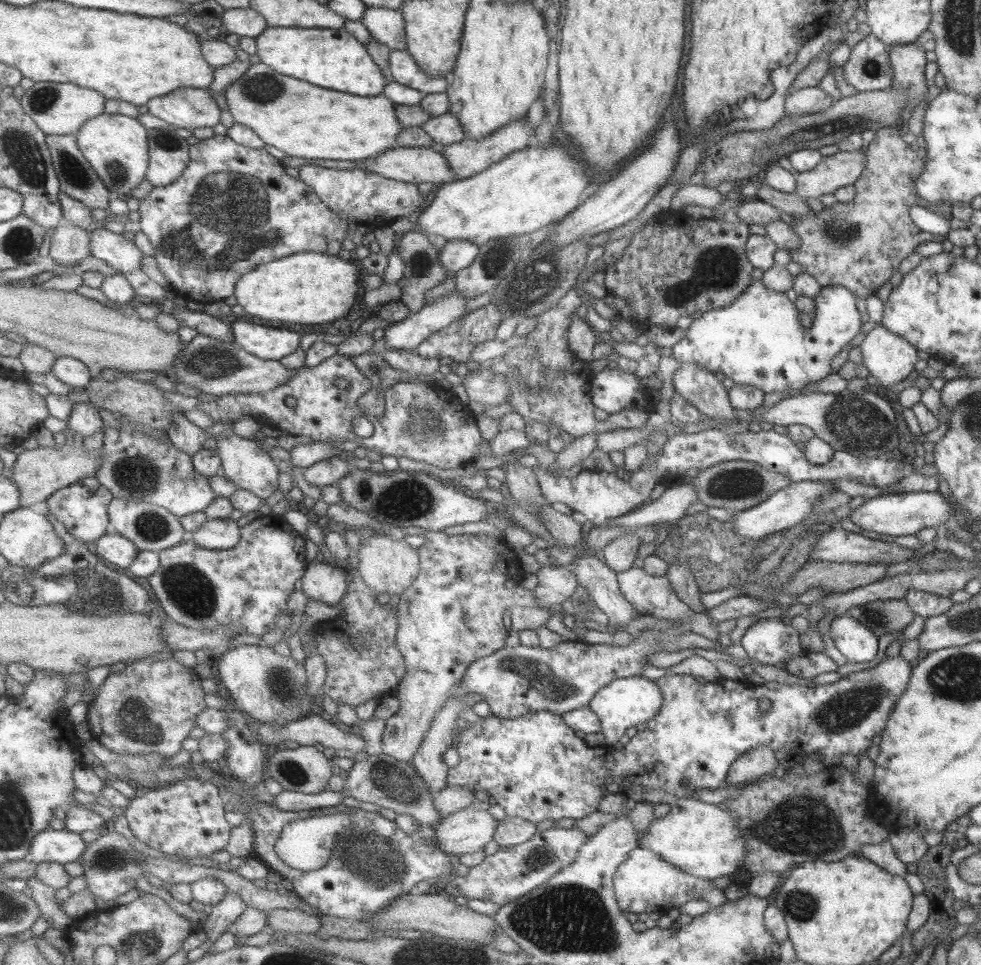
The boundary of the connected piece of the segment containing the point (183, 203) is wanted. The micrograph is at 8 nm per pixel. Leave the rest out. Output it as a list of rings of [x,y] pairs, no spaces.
[[[228,134],[215,135],[214,137],[201,139],[198,143],[190,147],[190,163],[184,170],[184,175],[173,184],[161,187],[154,187],[152,191],[141,200],[138,208],[141,215],[139,220],[140,230],[149,238],[153,248],[154,256],[158,268],[168,279],[172,291],[178,296],[194,300],[195,302],[212,303],[231,298],[236,293],[236,284],[244,274],[251,272],[259,265],[264,265],[285,257],[299,254],[300,252],[323,252],[336,255],[343,248],[343,240],[349,234],[349,221],[341,218],[339,214],[333,212],[325,201],[319,198],[315,189],[309,184],[305,184],[300,177],[294,178],[285,172],[285,165],[282,160],[277,160],[271,156],[265,148],[249,148],[233,140]]]

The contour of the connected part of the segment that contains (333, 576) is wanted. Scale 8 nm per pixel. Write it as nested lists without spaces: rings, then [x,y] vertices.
[[[318,559],[308,565],[302,584],[307,598],[337,605],[346,596],[350,582],[343,566]]]

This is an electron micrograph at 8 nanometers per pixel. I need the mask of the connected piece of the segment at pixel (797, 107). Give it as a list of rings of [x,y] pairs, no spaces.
[[[817,85],[799,88],[784,98],[784,116],[801,116],[821,112],[829,108],[833,101],[834,99]]]

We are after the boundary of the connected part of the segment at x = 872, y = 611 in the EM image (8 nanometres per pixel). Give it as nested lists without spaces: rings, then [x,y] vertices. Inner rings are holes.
[[[899,598],[869,601],[849,608],[847,614],[855,617],[874,636],[880,637],[902,631],[907,624],[911,624],[914,612],[904,598]]]

